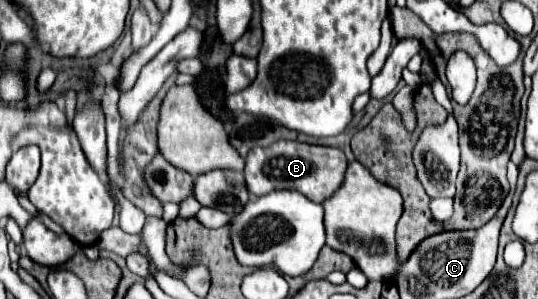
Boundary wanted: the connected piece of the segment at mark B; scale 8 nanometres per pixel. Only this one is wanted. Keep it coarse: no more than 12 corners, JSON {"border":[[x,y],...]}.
{"border":[[300,141],[254,147],[252,197],[300,191],[322,203],[342,187],[342,149]]}

